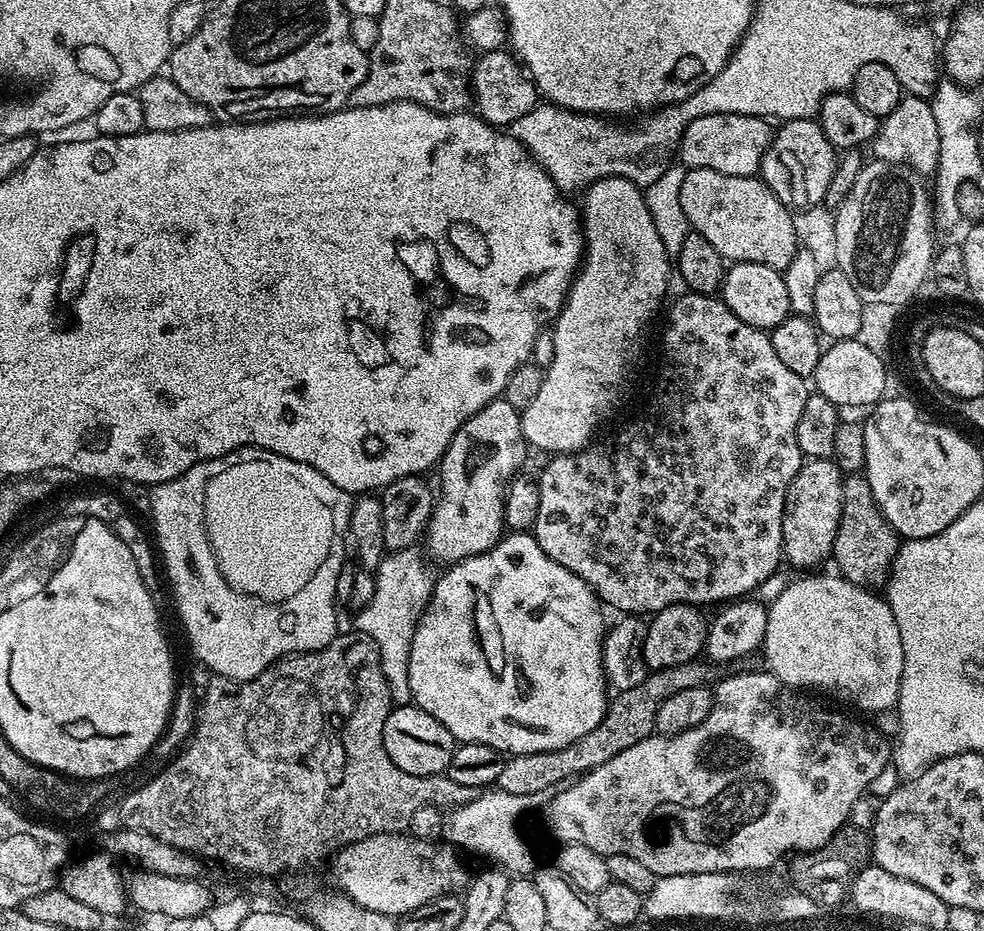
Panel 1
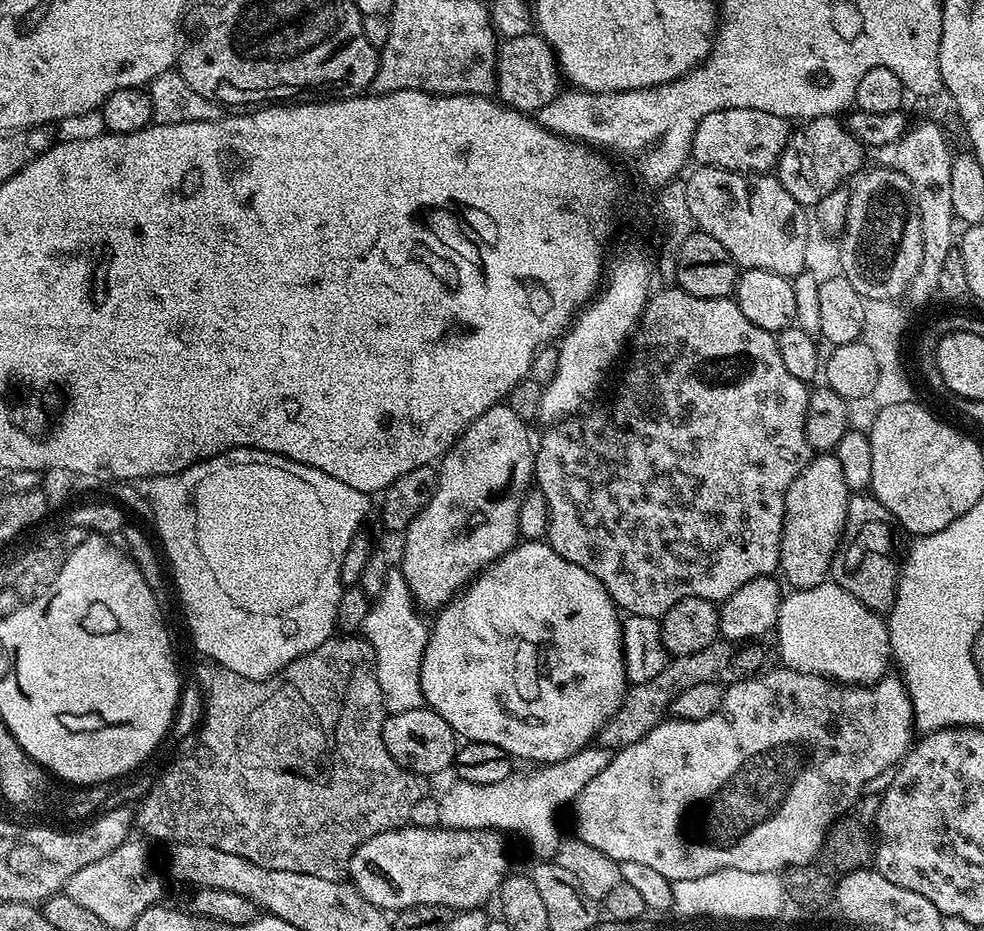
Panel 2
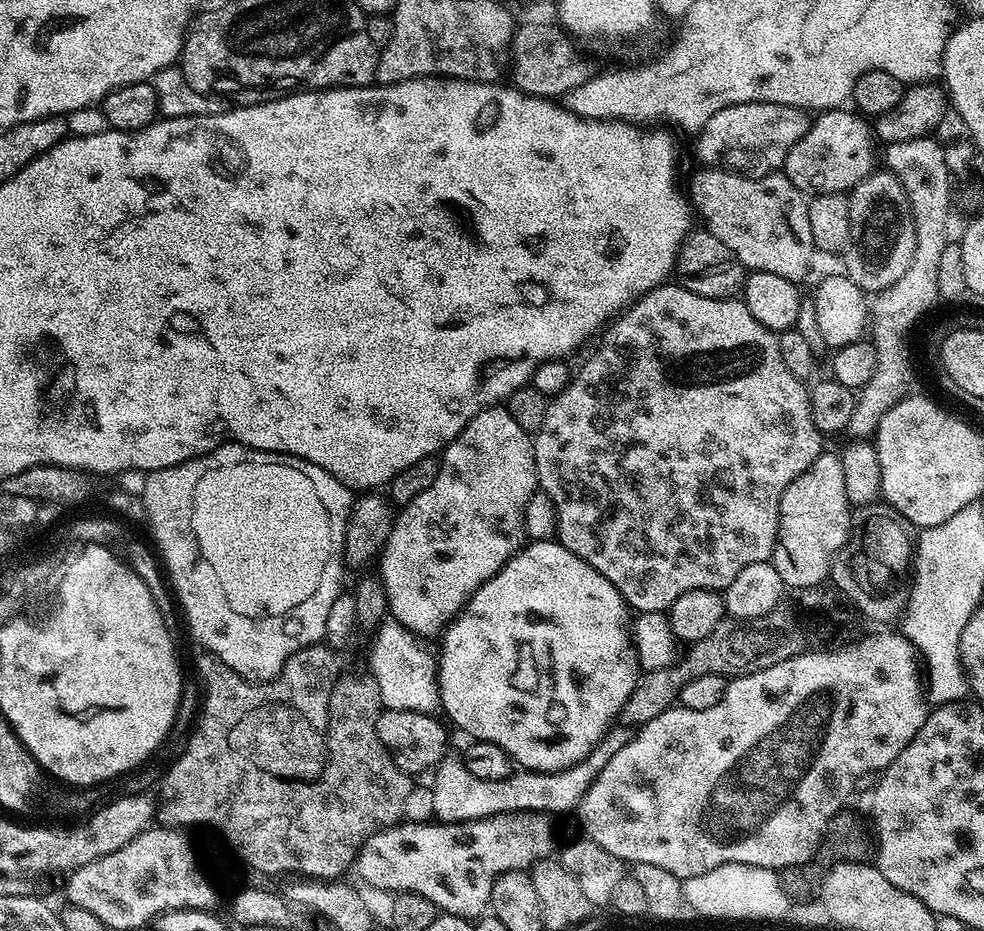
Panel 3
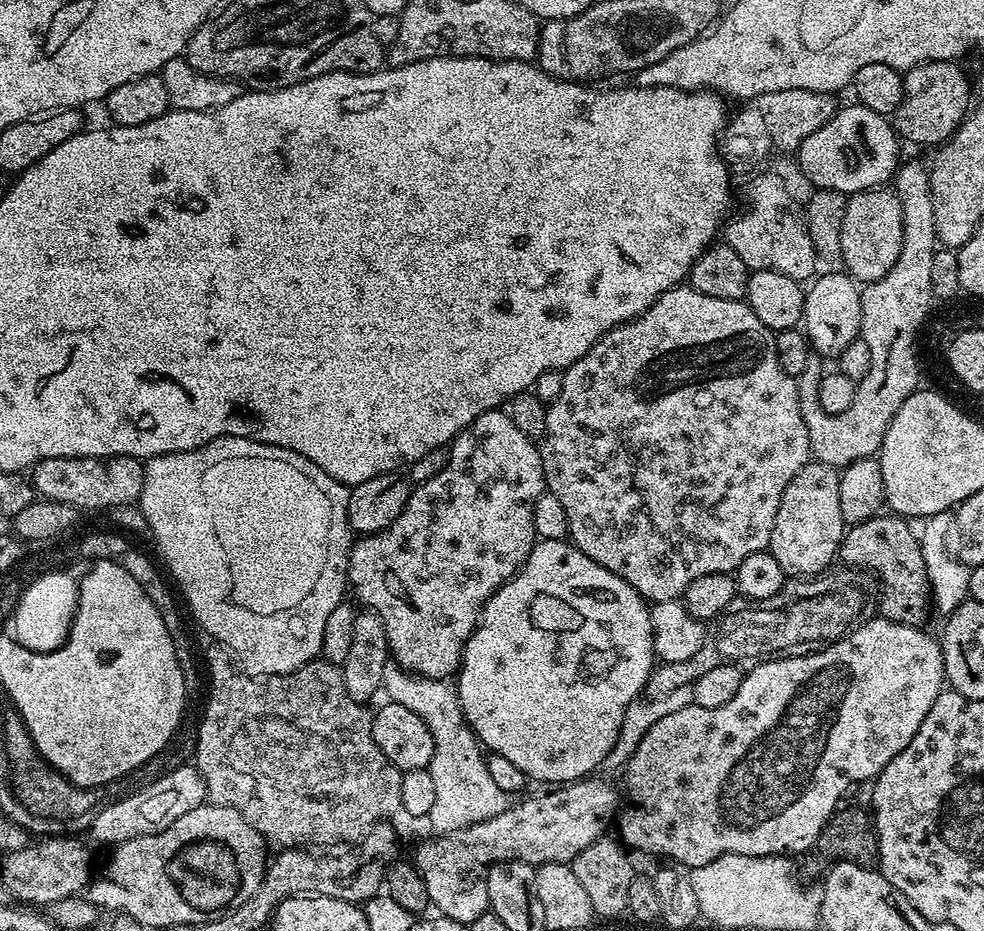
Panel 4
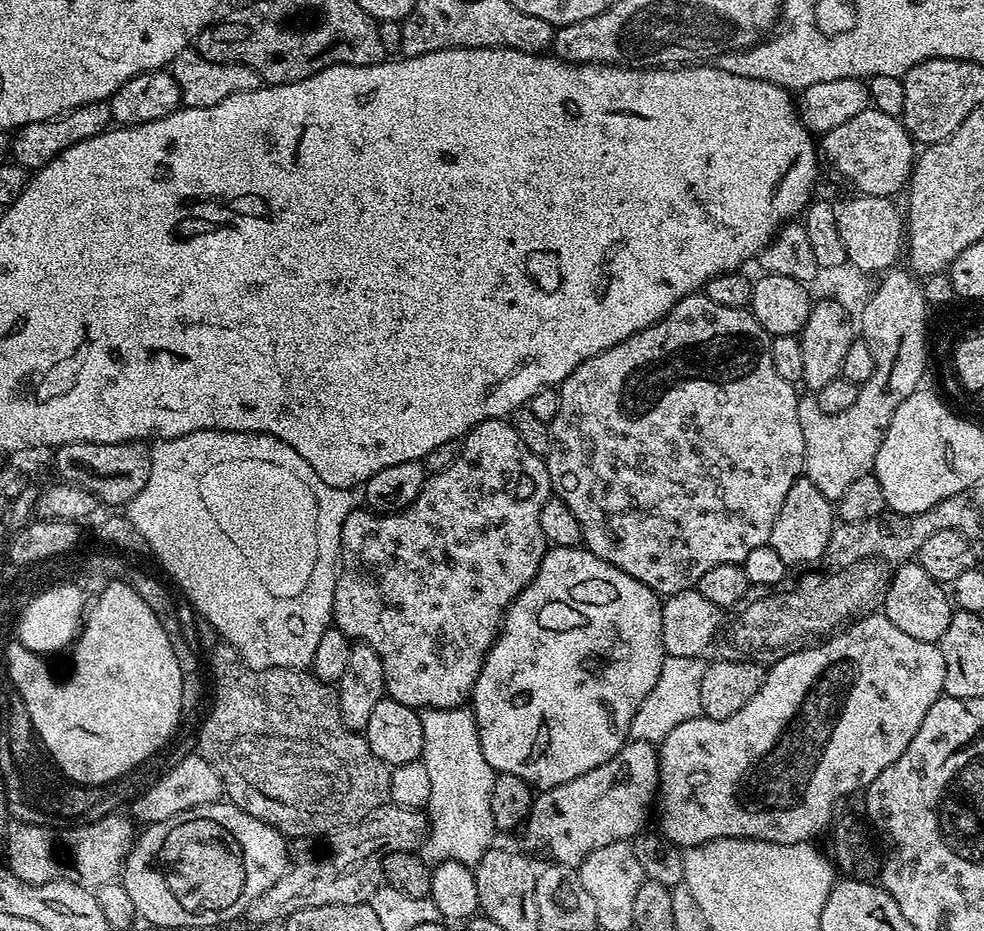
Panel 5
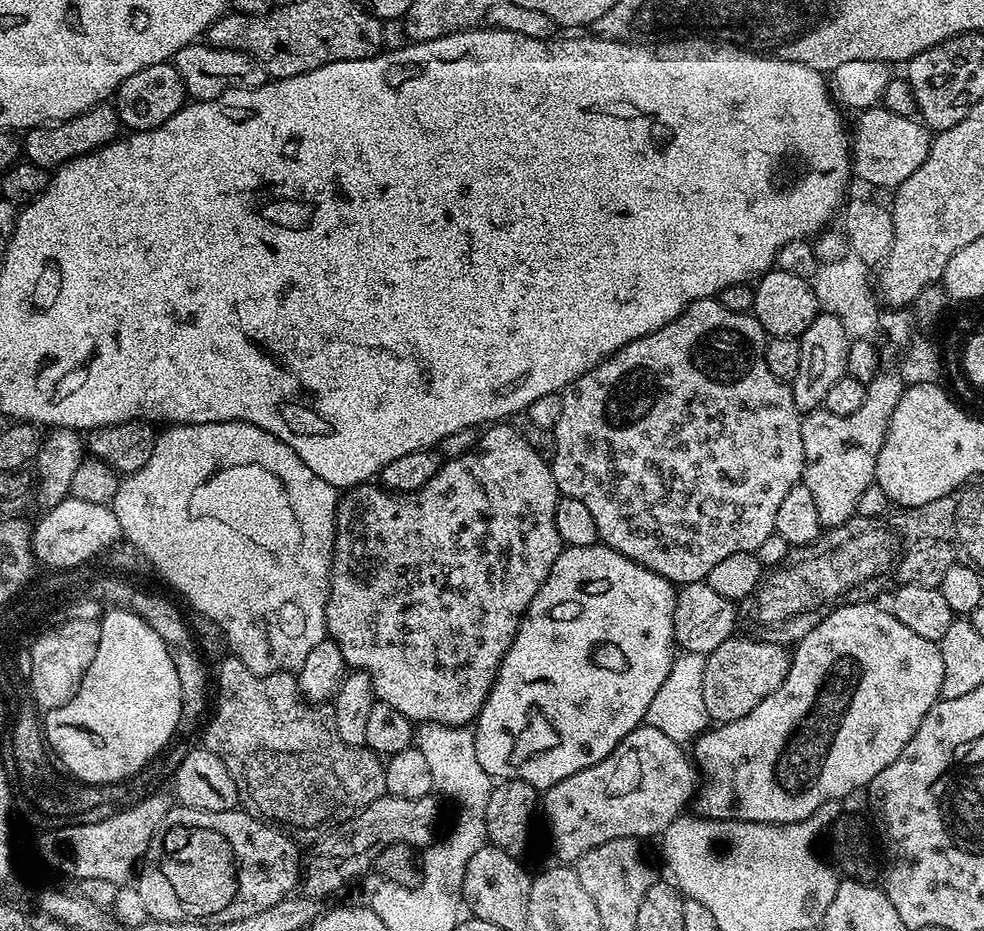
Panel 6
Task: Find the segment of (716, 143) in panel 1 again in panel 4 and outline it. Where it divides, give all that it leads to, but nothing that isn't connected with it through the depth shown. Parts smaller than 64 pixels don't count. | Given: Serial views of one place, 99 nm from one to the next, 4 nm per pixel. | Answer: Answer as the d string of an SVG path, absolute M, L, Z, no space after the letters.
M774 90L770 94L758 94L751 100L745 100L736 113L731 113L725 123L718 148L723 159L764 160L771 152L795 153L800 143L814 130L822 130L838 110L837 97L830 92L814 90Z

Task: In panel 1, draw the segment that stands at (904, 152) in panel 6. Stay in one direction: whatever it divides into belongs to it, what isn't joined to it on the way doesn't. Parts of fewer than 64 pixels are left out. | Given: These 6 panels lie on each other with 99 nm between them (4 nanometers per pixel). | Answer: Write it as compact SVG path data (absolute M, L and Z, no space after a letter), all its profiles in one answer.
M786 120L775 129L770 146L760 163L759 179L789 210L801 210L823 205L826 186L834 178L837 149L822 134L819 123L811 120Z

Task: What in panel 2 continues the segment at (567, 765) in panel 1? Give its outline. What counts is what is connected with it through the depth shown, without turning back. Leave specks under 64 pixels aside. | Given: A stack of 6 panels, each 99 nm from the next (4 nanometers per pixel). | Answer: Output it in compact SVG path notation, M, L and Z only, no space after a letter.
M723 638L706 646L706 650L698 650L698 654L686 654L669 659L666 670L658 674L650 682L633 684L625 691L624 700L610 719L600 730L599 743L609 750L619 750L641 740L646 733L654 730L660 721L665 719L670 702L682 694L682 690L690 690L690 686L698 686L698 682L714 682L721 686L737 684L748 680L751 676L759 676L765 671L768 656L760 642L748 642L737 646L733 641Z

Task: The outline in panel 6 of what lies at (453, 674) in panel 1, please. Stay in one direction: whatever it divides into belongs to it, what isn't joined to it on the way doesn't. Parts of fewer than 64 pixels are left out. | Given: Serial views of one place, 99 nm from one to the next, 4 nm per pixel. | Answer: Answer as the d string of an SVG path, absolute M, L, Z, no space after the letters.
M599 542L590 546L578 546L577 548L565 547L560 557L552 564L550 574L546 582L534 594L534 602L524 611L520 618L520 628L516 632L514 642L508 653L502 658L500 669L496 672L496 678L492 681L492 689L482 706L479 716L474 721L476 734L476 753L478 763L486 774L497 781L521 780L537 790L546 790L562 778L570 778L570 774L578 774L578 770L586 770L602 758L609 756L635 728L645 723L648 715L648 707L654 694L658 694L658 686L666 682L666 678L672 669L672 662L678 655L678 645L674 634L674 610L676 609L677 585L671 580L654 574L646 566L618 554L618 550L608 548Z

